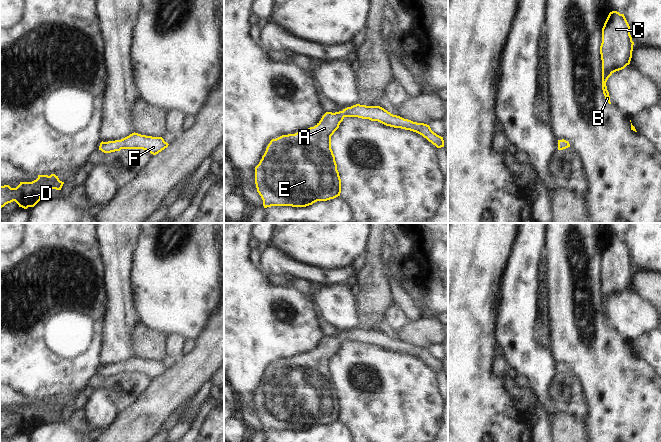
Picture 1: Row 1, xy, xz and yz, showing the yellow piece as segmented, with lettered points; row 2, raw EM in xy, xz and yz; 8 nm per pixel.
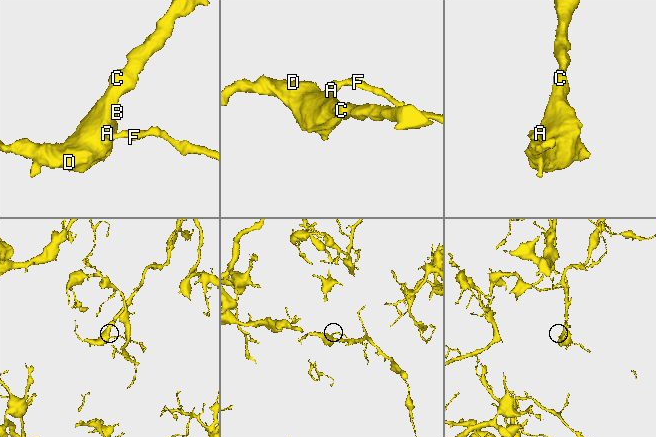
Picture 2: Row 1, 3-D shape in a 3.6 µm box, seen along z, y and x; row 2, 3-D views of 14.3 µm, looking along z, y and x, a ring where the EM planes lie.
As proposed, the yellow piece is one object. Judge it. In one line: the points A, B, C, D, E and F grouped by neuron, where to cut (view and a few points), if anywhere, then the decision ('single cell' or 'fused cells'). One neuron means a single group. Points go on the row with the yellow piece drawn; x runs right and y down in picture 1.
A B C D E F | no cut | single cell

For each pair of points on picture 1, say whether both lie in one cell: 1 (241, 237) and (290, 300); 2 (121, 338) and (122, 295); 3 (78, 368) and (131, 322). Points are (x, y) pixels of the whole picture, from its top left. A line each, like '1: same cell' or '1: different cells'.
1: same cell
2: same cell
3: different cells

